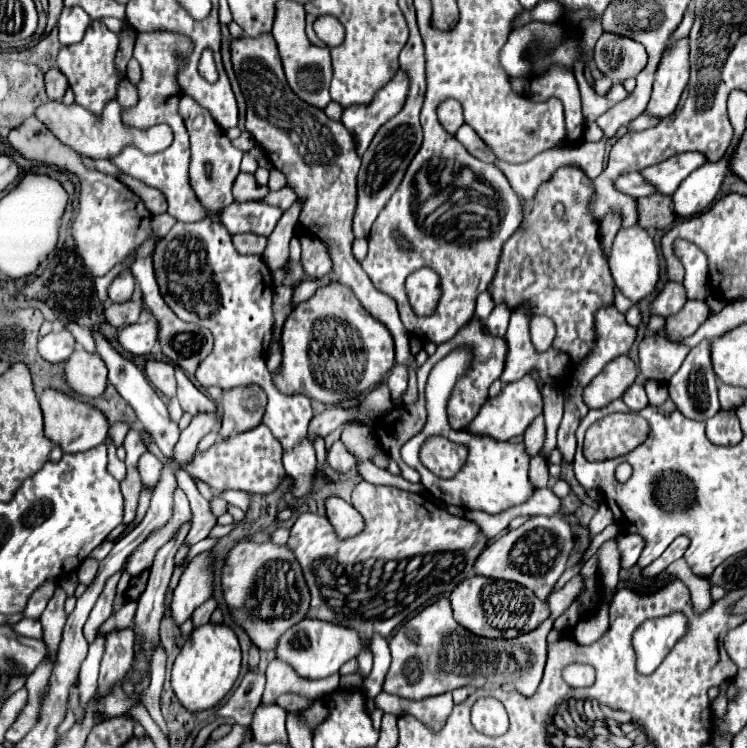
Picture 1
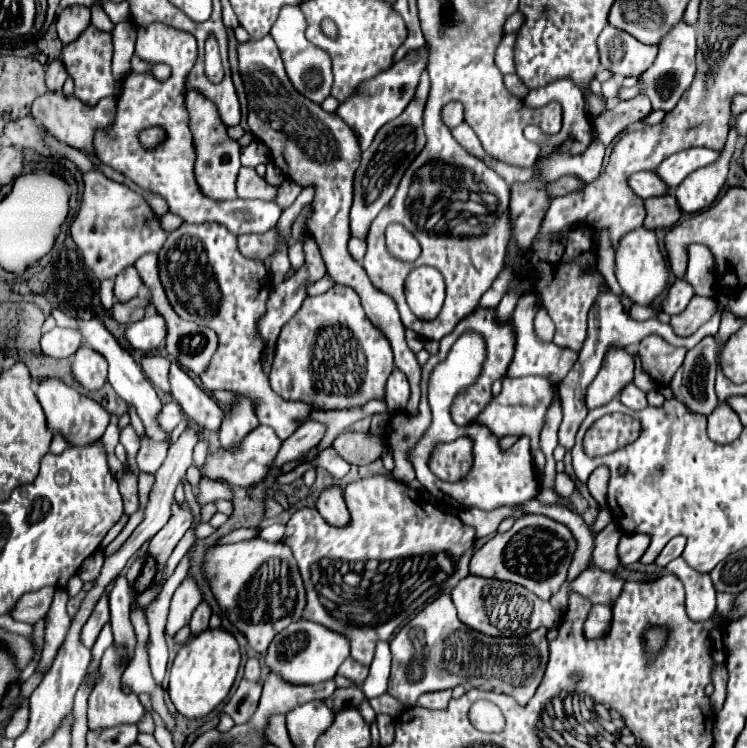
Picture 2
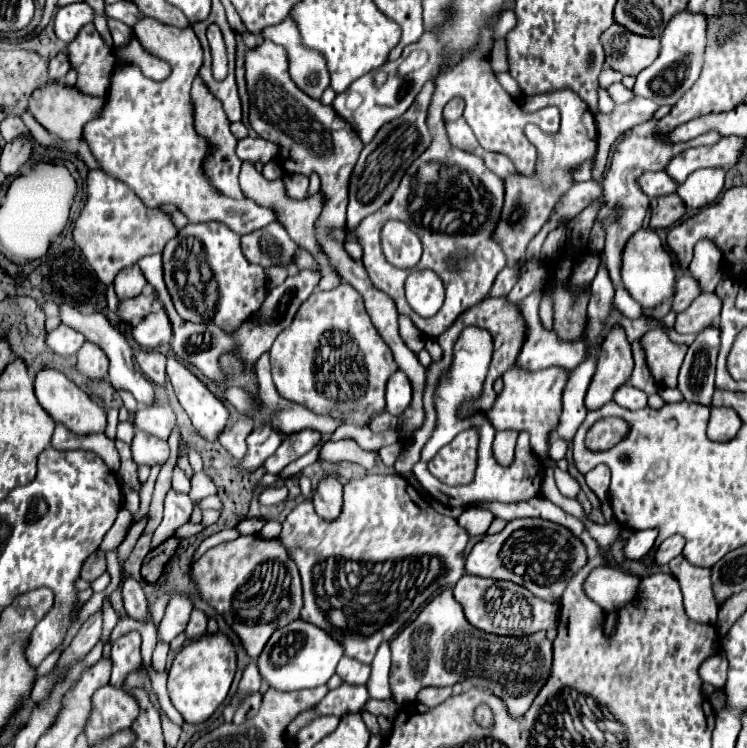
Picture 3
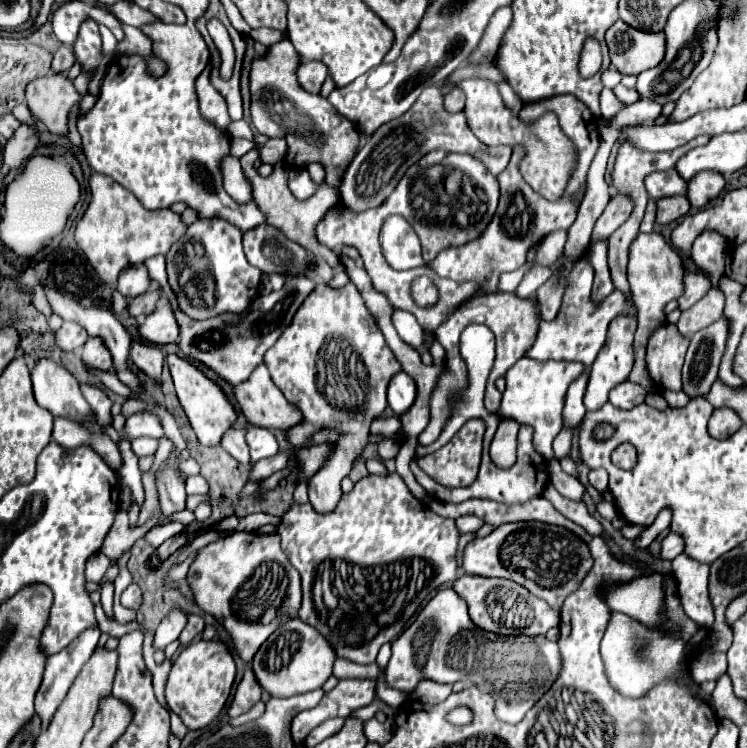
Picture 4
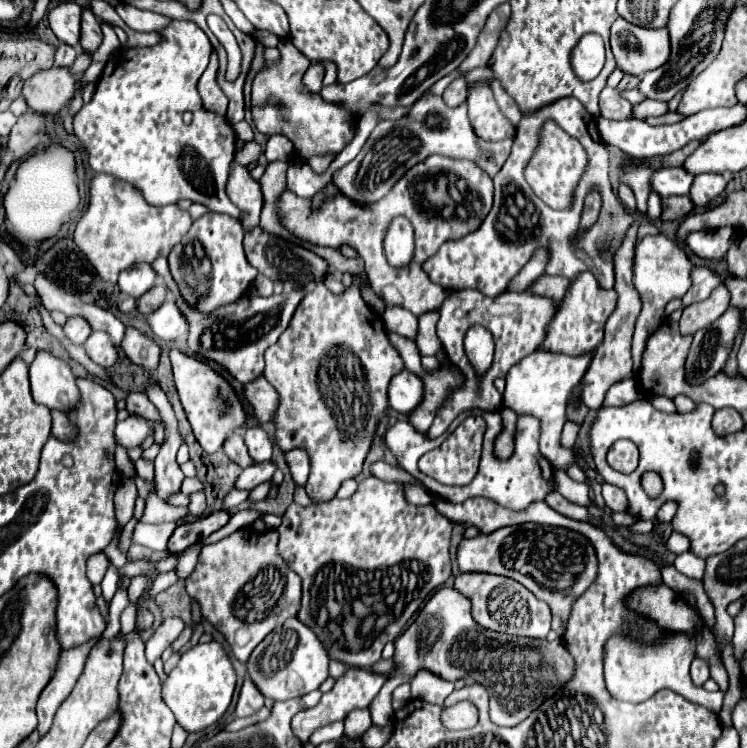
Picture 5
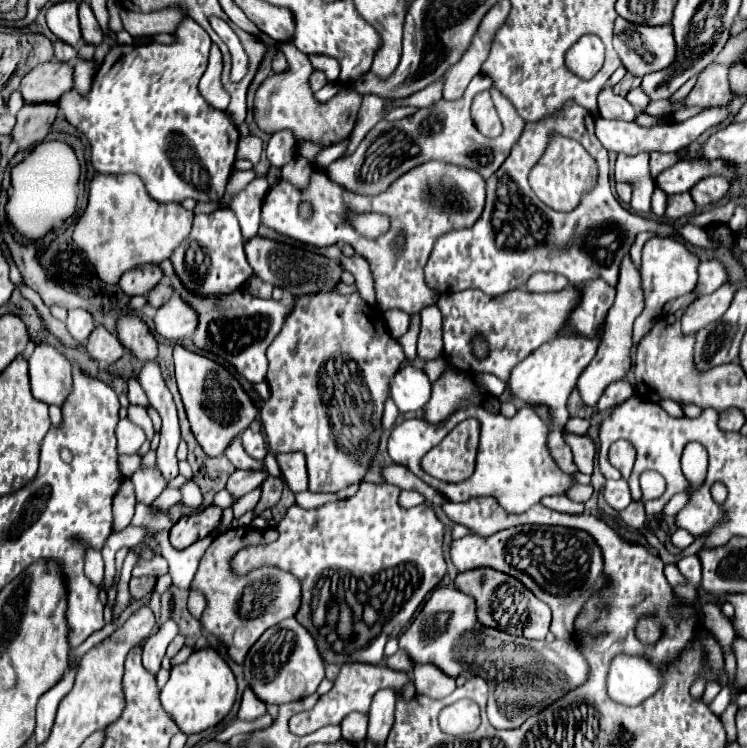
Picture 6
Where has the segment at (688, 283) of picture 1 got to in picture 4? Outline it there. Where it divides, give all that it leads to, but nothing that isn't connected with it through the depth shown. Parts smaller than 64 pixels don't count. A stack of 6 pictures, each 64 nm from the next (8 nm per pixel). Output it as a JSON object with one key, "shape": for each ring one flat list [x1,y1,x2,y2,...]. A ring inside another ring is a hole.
{"shape":[[704,232,693,243,691,258,700,266,700,270,708,272,712,287,718,286,720,274,724,272,726,252,728,238,718,236,718,232]]}

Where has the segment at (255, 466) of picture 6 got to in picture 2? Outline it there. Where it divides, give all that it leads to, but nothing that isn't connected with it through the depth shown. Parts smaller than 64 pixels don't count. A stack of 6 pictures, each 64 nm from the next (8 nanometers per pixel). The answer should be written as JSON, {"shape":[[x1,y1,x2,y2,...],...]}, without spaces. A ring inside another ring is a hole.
{"shape":[[238,394,236,402,232,404,230,414,226,416,226,420,220,428,220,444,226,448,238,448,240,440,244,440,244,436,248,432,252,432,258,424,260,422,254,414,252,402]]}

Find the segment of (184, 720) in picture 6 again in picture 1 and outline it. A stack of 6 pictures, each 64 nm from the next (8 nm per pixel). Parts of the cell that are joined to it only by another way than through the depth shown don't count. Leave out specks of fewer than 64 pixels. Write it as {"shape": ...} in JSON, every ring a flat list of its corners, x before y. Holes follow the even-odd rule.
{"shape":[[204,624,184,642,172,668,172,690,188,712,204,712,216,706,232,688,240,672,240,644,236,634,224,624]]}

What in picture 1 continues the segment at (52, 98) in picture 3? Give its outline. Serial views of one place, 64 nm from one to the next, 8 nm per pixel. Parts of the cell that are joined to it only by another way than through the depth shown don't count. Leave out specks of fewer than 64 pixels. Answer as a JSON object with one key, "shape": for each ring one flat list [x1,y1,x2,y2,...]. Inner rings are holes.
{"shape":[[48,100,46,104,42,104,34,116,44,122,48,126,48,130,66,146,70,146,72,150,76,150,78,154,90,156,94,160,98,158,110,158,114,154,118,154,126,144,134,144,136,148,140,148,146,154,154,154,160,152,164,148,170,146,172,142,172,130,164,124,152,126,148,130,138,130,138,128,124,128,122,120,120,120,120,106,118,100,110,100,104,108,104,112,100,116,92,116,92,112,88,112,86,108,80,108,80,104,70,104,66,106,62,100]]}

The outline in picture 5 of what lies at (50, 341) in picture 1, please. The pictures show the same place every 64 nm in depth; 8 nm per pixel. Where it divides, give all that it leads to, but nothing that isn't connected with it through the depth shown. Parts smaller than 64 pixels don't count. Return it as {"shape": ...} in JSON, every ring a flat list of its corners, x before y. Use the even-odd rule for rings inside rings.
{"shape":[[70,316,68,322,64,324,64,332,74,344,84,344,86,338,90,336,92,328,86,320,82,320,82,316]]}

